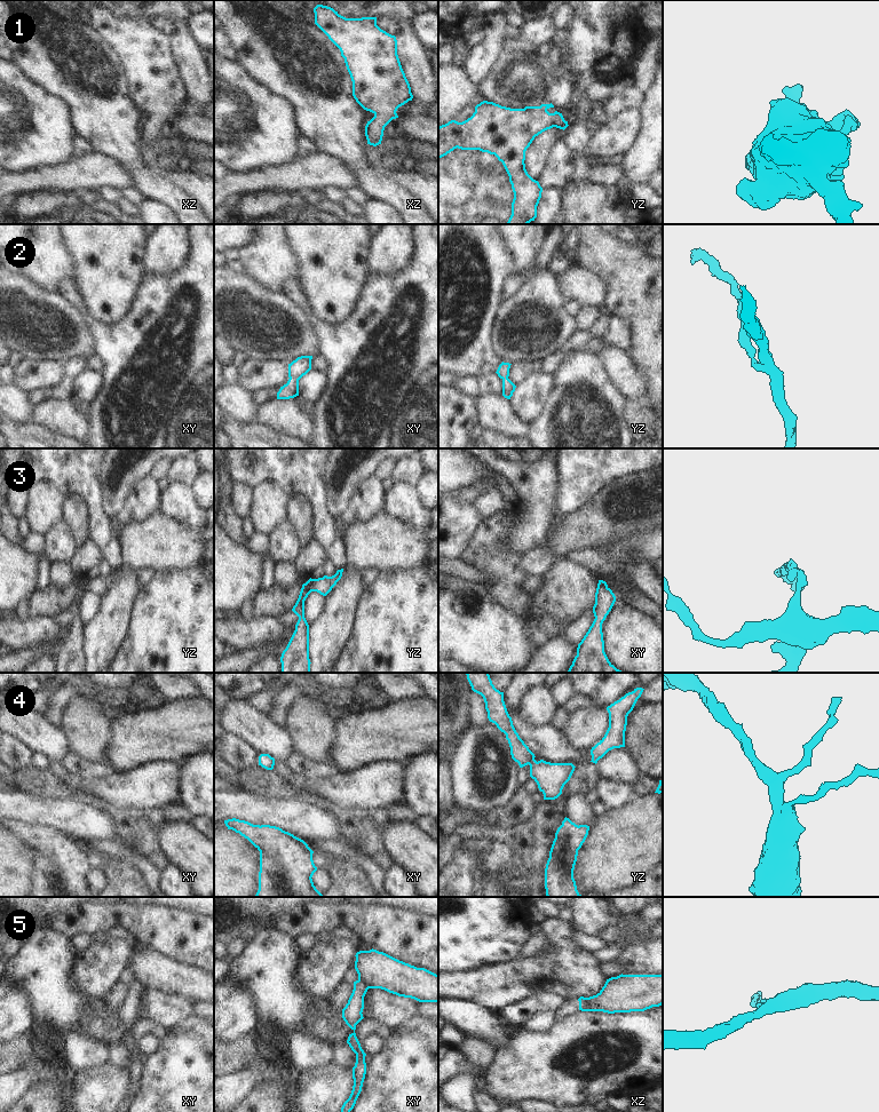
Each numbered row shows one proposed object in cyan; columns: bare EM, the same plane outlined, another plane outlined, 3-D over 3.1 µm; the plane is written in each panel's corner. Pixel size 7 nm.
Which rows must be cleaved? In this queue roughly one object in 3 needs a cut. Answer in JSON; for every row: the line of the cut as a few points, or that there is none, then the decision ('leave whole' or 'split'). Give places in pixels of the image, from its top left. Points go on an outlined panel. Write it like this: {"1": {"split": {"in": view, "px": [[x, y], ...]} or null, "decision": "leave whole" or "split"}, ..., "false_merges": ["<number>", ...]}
{"1": {"split": null, "decision": "leave whole"}, "2": {"split": null, "decision": "leave whole"}, "3": {"split": null, "decision": "leave whole"}, "4": {"split": null, "decision": "leave whole"}, "5": {"split": {"in": "xy", "px": [[358, 978], [369, 987]]}, "decision": "split"}, "false_merges": ["5"]}

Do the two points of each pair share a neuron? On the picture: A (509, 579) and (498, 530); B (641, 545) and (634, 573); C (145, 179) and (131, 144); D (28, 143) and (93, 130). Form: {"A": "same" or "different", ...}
{"A": "same", "B": "different", "C": "same", "D": "different"}

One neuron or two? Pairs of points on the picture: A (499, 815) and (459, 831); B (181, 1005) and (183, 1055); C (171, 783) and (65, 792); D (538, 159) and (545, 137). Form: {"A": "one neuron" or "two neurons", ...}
{"A": "two neurons", "B": "two neurons", "C": "two neurons", "D": "one neuron"}

